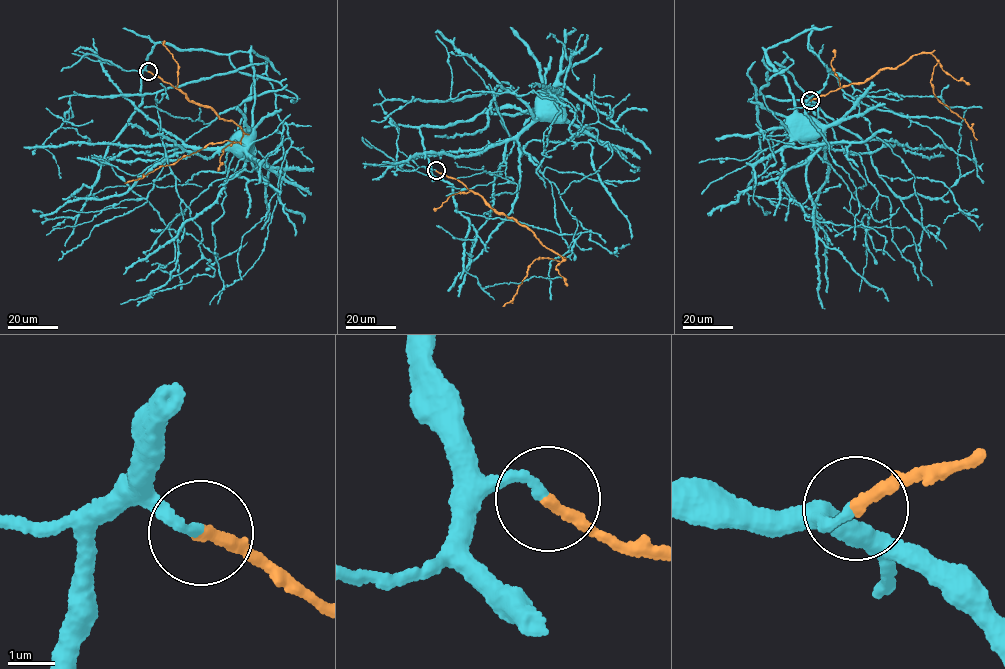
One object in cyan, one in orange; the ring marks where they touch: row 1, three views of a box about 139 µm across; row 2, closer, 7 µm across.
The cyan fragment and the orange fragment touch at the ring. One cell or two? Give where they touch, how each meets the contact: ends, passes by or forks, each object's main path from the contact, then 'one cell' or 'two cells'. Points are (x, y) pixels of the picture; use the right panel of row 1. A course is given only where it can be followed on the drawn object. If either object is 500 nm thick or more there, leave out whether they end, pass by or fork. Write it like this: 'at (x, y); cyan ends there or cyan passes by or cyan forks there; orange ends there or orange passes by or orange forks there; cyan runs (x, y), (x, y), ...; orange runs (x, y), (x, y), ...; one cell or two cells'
at (810, 100); cyan ends there; orange ends there; cyan runs (811, 100), (761, 94), (769, 82), (765, 54), (767, 62), (784, 76), (793, 119); orange runs (811, 100), (863, 82), (915, 54), (931, 54), (938, 62), (930, 80), (934, 95), (964, 119), (976, 140); one cell

